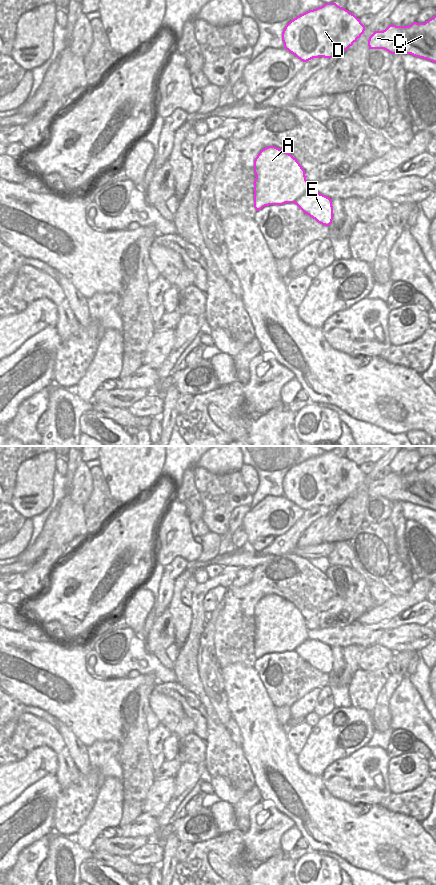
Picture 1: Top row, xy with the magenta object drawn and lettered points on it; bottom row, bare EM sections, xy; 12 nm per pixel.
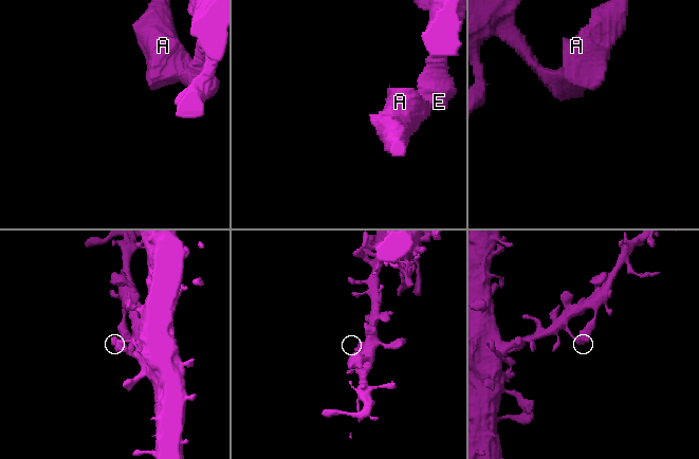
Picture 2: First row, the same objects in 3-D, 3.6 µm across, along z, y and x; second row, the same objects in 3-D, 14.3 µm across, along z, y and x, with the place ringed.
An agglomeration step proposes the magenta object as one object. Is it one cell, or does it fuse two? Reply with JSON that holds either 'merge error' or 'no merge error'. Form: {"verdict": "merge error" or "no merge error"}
{"verdict": "no merge error"}

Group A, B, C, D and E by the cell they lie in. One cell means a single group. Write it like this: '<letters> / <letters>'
A B C D E

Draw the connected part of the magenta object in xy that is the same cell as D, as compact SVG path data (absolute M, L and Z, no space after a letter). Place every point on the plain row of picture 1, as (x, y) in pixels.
M336 451L309 458L291 468L282 480L284 496L303 510L313 506L338 506L365 479L359 466Z

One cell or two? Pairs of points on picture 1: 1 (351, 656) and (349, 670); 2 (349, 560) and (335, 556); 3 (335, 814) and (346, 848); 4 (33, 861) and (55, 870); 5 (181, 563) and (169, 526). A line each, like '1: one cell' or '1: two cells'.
1: one cell
2: one cell
3: one cell
4: two cells
5: two cells

